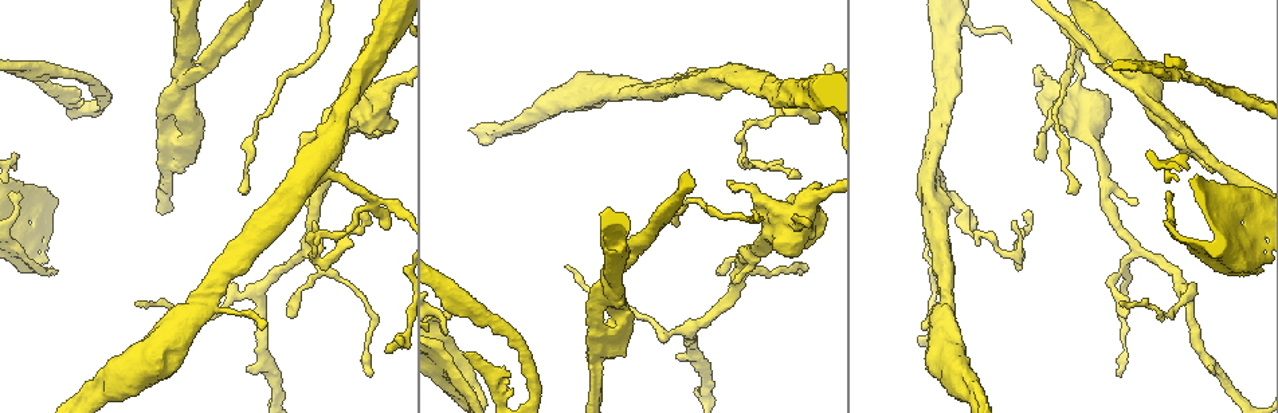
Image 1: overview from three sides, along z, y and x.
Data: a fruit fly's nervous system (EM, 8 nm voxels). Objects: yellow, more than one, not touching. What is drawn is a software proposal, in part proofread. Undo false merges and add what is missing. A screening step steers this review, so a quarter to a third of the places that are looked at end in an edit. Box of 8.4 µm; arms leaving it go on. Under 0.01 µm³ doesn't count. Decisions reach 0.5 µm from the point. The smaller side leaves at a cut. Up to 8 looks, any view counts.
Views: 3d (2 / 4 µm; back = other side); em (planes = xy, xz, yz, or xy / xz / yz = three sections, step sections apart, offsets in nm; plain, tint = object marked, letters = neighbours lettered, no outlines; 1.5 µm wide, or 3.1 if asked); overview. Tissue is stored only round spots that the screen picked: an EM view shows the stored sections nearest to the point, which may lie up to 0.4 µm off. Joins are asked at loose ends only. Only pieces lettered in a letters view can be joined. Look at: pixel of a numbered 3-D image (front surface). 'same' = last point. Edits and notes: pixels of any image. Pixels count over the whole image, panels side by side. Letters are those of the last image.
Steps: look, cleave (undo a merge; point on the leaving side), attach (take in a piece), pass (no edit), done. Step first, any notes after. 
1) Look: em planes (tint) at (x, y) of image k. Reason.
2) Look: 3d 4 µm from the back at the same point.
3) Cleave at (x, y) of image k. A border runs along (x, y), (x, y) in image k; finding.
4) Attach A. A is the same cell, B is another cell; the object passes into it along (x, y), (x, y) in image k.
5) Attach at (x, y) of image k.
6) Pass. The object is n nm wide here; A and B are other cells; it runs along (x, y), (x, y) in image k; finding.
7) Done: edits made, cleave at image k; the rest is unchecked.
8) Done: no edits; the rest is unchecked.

Look: 3d 4 µm from the back at (318, 256) of image 1. Abrupt turn.

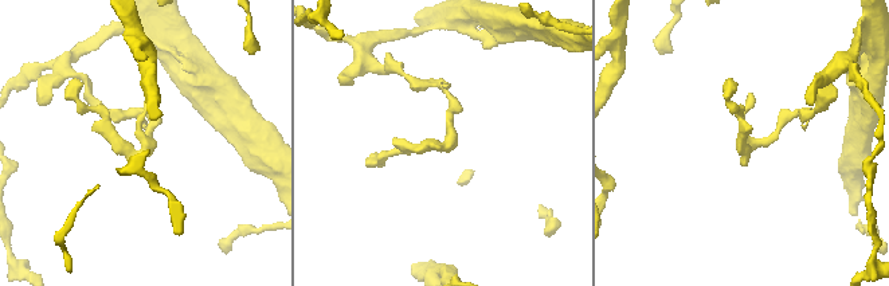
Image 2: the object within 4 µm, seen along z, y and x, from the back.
Look: em planes (tint) at (448, 146) of image 2.

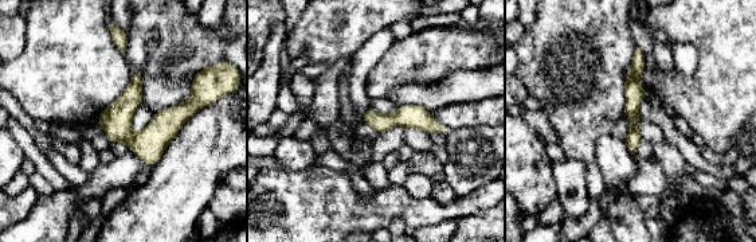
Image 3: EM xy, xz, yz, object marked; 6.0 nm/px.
Look: em planes (letters) at the same point.

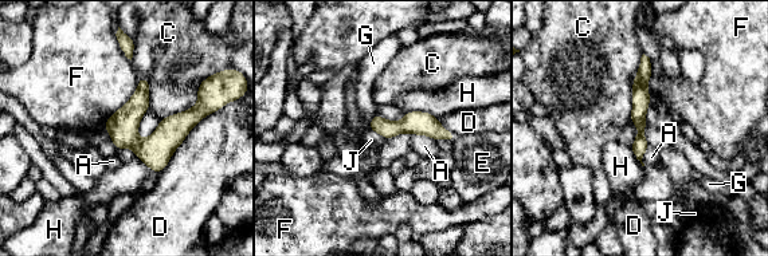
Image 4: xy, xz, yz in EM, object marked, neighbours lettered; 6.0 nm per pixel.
Pass. A, C, D, E, F, G, H and J are other cells; a border runs along (372, 130), (377, 134) in image 4; all the same neuron.

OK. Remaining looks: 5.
Look: em yz step 8 (letters) at (139, 301) of image 1. End of a long branch.

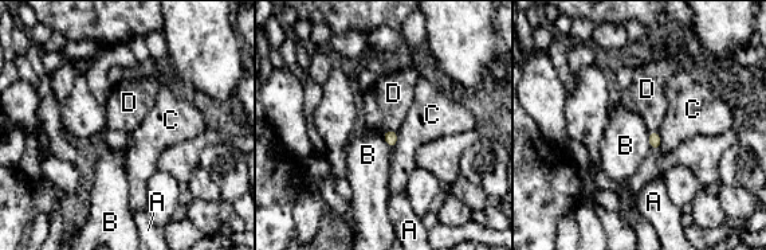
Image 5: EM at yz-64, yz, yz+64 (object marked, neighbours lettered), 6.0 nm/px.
Attach D. D is the same cell, A, B and C are other cells; the object passes into it along (391, 137), (389, 131), (393, 93) in image 5; it goes on there.

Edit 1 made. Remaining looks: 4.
Look: overview.

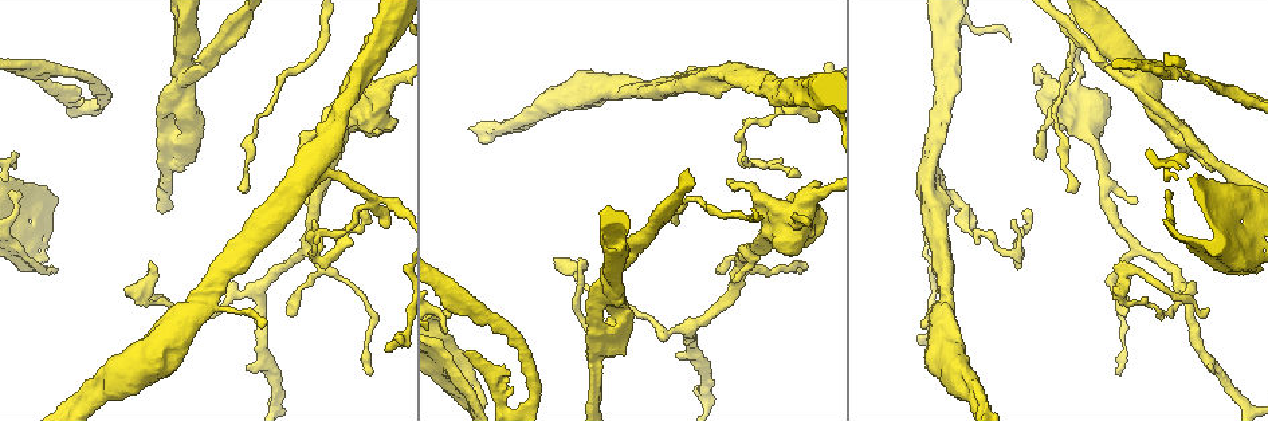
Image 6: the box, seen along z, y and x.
Look: 3d 2 µm at (1206, 308) of image 6. Long arm stops here.

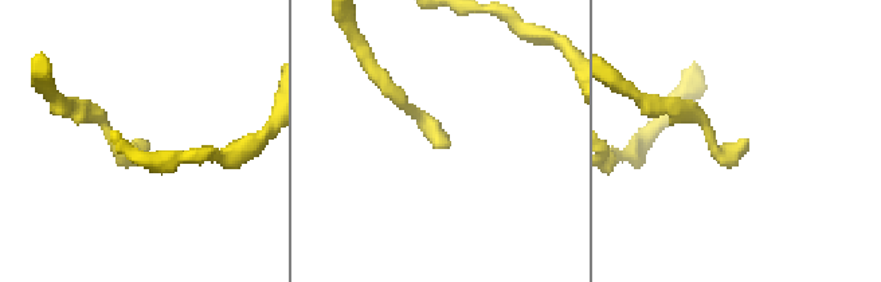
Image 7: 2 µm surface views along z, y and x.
Look: em planes (letters) at (439, 147) of image 7. Need the tissue.

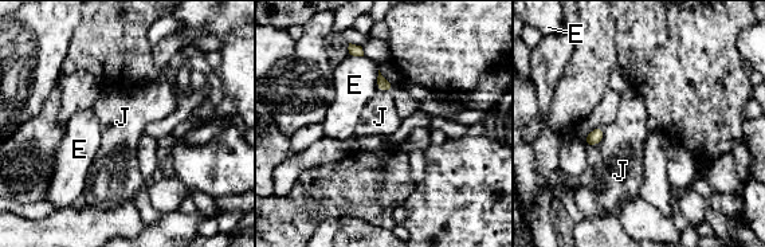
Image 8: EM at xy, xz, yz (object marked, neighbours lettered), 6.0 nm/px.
Pass. The longest contact is with E, 130 nm; E and J are other cells; a border runs along (604, 128), (604, 136), (599, 145) in image 8; no lettered piece goes on from it.

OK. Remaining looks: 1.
Done: edits made, attach at image 5; the rest is unchecked.

